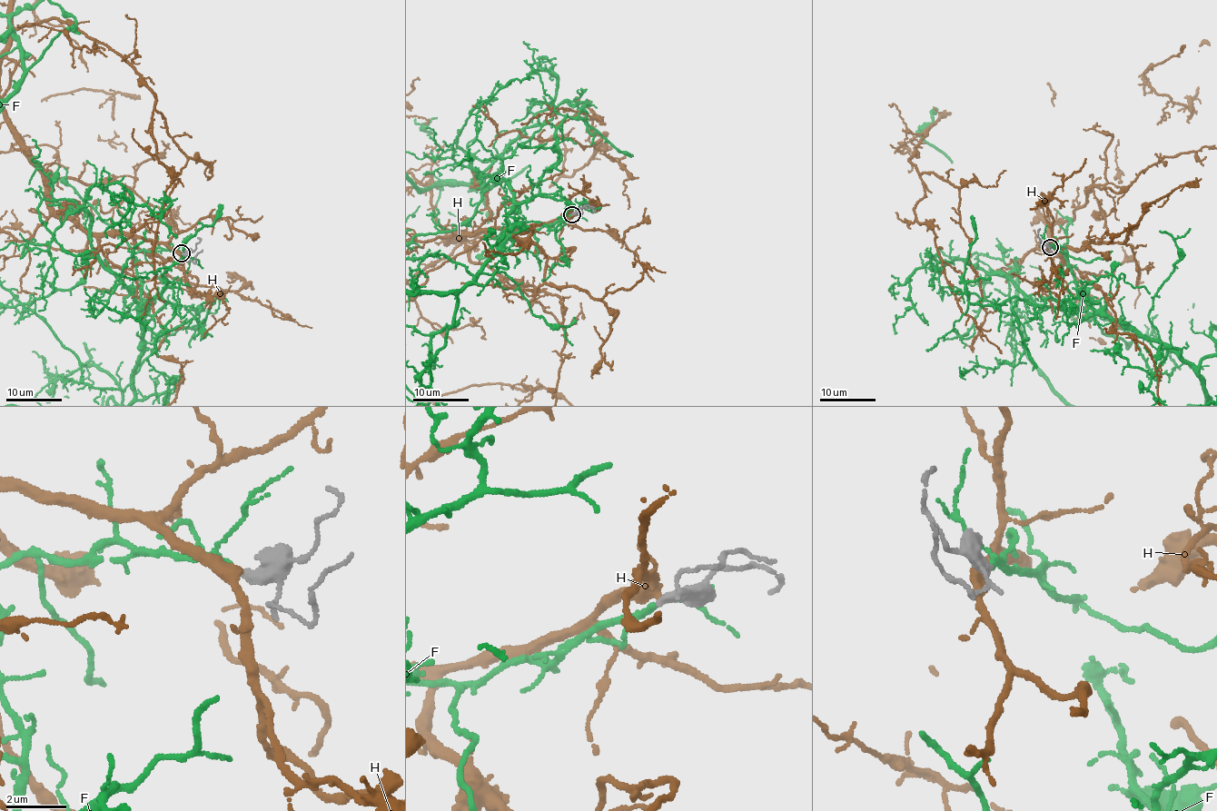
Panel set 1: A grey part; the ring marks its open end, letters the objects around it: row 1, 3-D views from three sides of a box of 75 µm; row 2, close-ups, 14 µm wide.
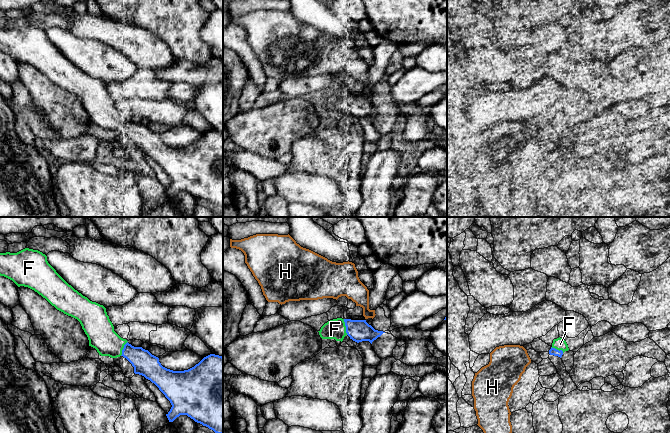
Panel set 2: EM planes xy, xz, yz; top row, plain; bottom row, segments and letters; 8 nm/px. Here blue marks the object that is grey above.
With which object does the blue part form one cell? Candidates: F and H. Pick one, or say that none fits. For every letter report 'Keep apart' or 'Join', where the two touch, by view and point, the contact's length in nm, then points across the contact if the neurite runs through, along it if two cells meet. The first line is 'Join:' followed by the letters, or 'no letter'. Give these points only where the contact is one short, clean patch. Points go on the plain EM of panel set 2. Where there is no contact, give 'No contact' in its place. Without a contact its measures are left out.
Join: F
F: Join. Touches blue at xz (346, 103). Shared border 130 nm
H: Keep apart. No contact

